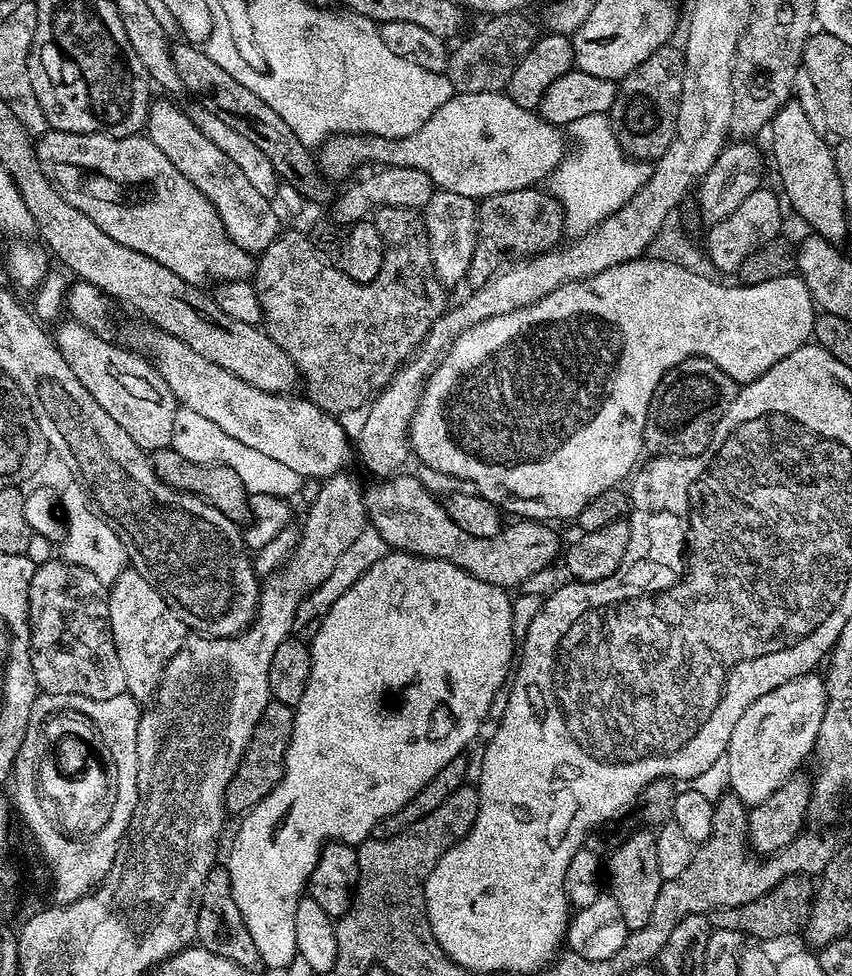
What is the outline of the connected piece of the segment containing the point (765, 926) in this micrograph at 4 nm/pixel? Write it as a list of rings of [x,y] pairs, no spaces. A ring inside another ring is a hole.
[[[797,874],[782,878],[778,886],[771,888],[762,898],[754,898],[752,902],[736,907],[713,908],[707,913],[707,918],[712,923],[713,929],[720,934],[736,934],[741,932],[744,936],[753,936],[756,940],[776,940],[779,936],[788,936],[805,927],[808,916],[812,912],[814,899],[814,880],[808,874]]]

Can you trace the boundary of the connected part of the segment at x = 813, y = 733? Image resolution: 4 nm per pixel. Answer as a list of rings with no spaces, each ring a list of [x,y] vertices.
[[[809,674],[807,676],[799,676],[794,678],[790,682],[786,682],[782,686],[778,686],[774,690],[770,690],[770,694],[762,694],[755,702],[753,702],[746,714],[742,714],[742,718],[738,718],[738,723],[734,725],[734,734],[730,734],[730,742],[728,743],[728,750],[726,753],[726,764],[728,760],[728,784],[730,787],[731,795],[738,797],[741,802],[746,806],[755,806],[761,804],[766,798],[770,798],[770,794],[774,794],[774,790],[778,790],[778,786],[782,786],[788,780],[791,780],[793,776],[797,775],[801,771],[800,763],[804,759],[813,755],[816,739],[818,738],[818,730],[822,726],[822,718],[824,717],[824,704],[828,700],[828,690],[823,679],[820,680],[816,677],[816,674]]]

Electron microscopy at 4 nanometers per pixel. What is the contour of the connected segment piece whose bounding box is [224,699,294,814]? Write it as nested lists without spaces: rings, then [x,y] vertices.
[[[269,699],[266,710],[262,710],[262,718],[258,718],[258,726],[254,726],[254,734],[246,746],[242,762],[234,778],[230,778],[230,786],[226,786],[225,813],[249,812],[251,808],[258,806],[258,802],[262,802],[262,798],[266,798],[266,794],[270,794],[270,790],[274,790],[274,786],[278,786],[284,773],[284,755],[288,753],[294,730],[293,711],[293,705]]]

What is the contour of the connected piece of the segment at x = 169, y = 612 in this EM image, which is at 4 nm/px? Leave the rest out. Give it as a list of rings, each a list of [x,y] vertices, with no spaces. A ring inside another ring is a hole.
[[[126,570],[116,579],[115,584],[111,585],[108,594],[108,613],[110,614],[114,642],[118,650],[118,662],[122,662],[122,670],[126,674],[127,695],[135,698],[137,702],[153,699],[165,668],[169,667],[181,655],[190,636],[188,625],[177,614],[176,609],[166,599],[163,591],[153,581],[152,584],[142,573]]]

